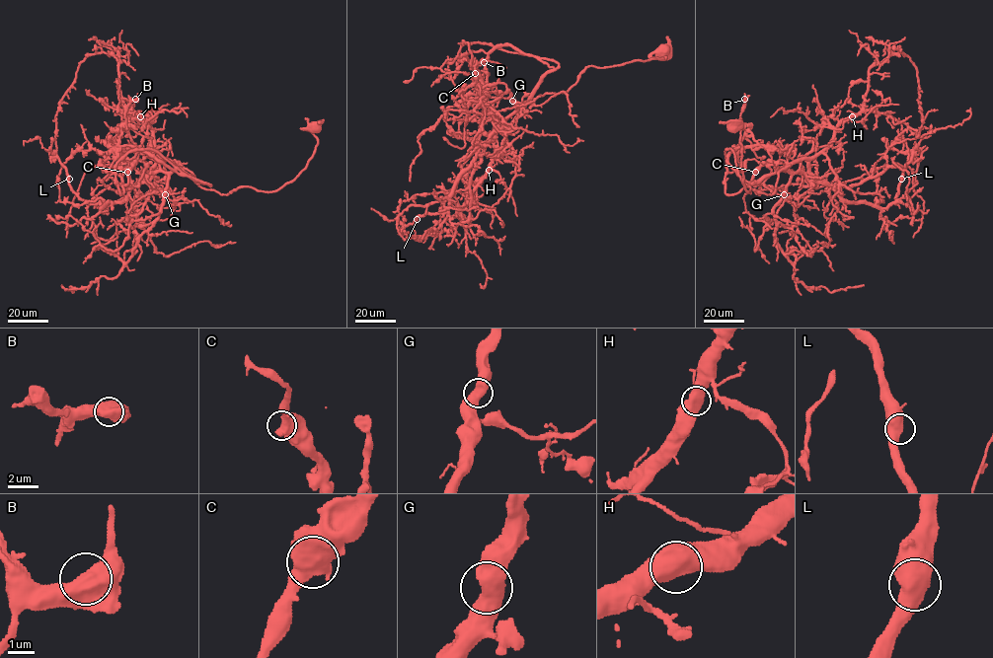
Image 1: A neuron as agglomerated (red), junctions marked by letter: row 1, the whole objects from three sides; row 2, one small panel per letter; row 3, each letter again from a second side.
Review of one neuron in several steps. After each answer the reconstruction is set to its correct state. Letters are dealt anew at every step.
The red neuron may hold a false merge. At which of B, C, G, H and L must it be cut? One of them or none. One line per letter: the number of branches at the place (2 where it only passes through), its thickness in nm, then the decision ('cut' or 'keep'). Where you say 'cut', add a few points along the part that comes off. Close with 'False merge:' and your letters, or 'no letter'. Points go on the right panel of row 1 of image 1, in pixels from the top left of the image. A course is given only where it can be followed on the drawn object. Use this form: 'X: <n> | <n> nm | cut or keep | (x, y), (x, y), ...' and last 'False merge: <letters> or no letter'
B: 2 | 700 nm | keep
C: 2 | 750 nm | keep
G: 2 | 700 nm | cut | (783, 194), (784, 170), (746, 184), (725, 151), (725, 192), (733, 194), (761, 166), (787, 162), (785, 146)
H: 2 | 700 nm | keep
L: 2 | 650 nm | keep
False merge: G

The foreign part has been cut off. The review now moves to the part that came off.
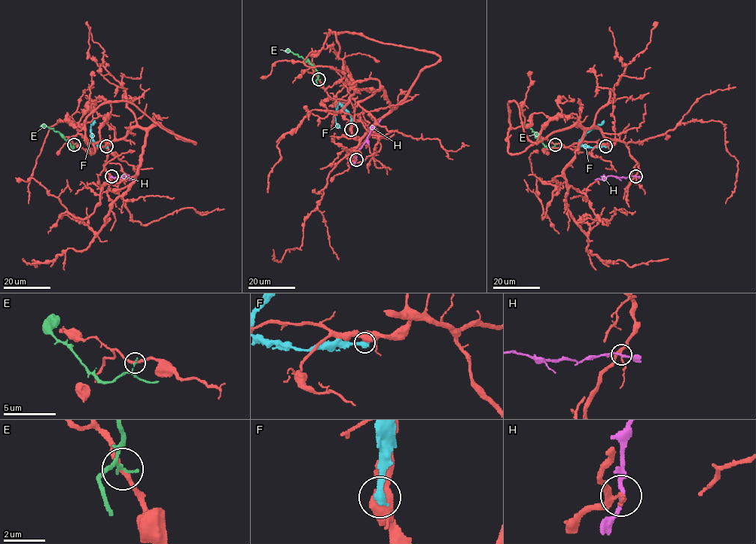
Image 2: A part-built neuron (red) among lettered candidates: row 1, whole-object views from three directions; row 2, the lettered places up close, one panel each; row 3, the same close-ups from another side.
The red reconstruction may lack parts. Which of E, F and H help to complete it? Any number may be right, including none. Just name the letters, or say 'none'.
none

